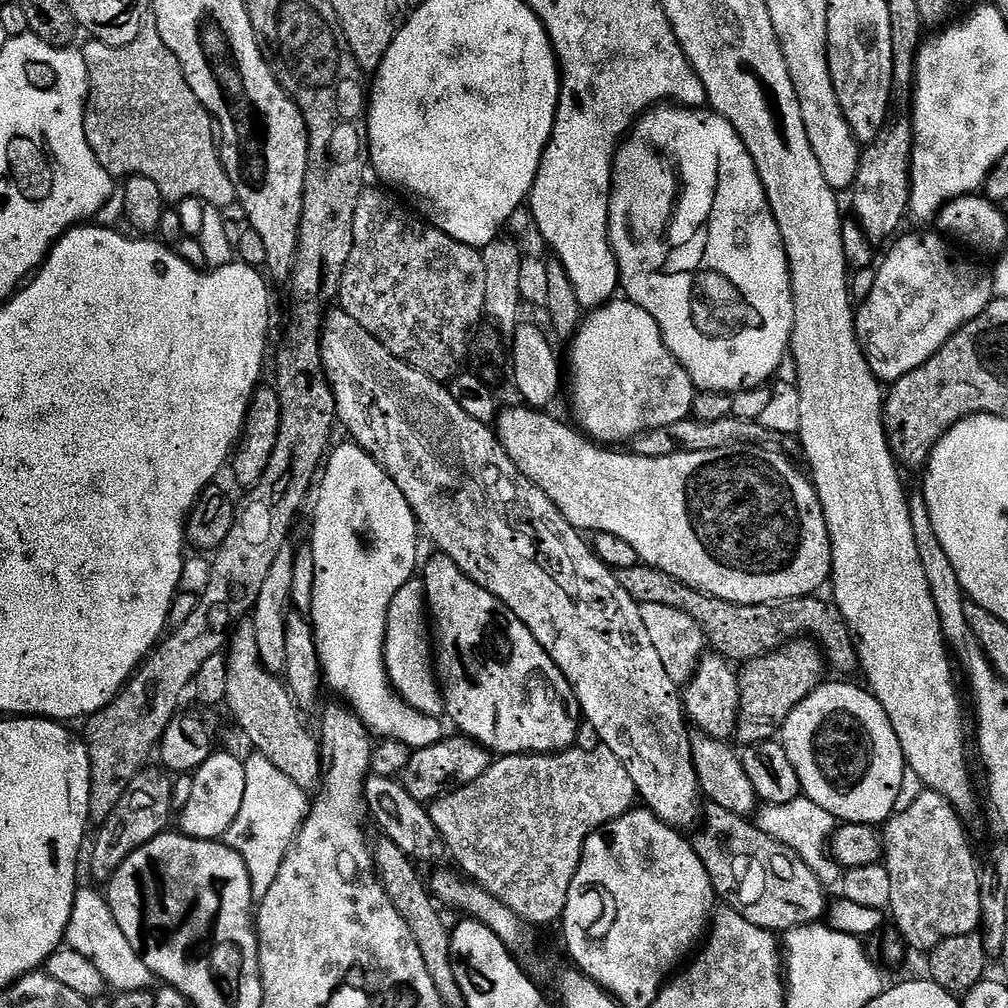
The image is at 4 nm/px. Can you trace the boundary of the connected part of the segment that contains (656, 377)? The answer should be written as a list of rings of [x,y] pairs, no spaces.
[[[616,298],[603,304],[600,308],[589,311],[583,317],[575,335],[571,337],[570,343],[572,343],[572,412],[576,415],[577,422],[575,421],[575,423],[578,425],[579,431],[585,437],[604,446],[620,446],[623,445],[620,444],[623,440],[628,442],[643,432],[653,431],[655,428],[671,427],[672,424],[678,423],[680,420],[687,420],[693,415],[692,403],[695,402],[696,396],[698,397],[698,392],[692,379],[664,345],[664,339],[658,330],[658,322],[654,322],[654,318],[650,318],[650,314],[646,314],[646,310],[642,310],[642,306],[638,306],[634,301],[627,298]]]

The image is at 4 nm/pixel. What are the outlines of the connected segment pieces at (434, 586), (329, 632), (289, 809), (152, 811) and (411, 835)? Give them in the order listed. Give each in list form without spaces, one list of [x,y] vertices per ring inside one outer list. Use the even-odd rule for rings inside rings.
[[[432,554],[432,557],[430,557],[429,560],[425,562],[425,564],[423,561],[422,572],[423,572],[423,568],[424,568],[424,573],[422,573],[422,579],[424,581],[424,594],[426,597],[426,608],[427,608],[427,611],[430,613],[431,623],[434,625],[434,628],[435,628],[434,623],[436,623],[436,628],[438,631],[440,631],[440,640],[442,643],[444,643],[445,650],[448,651],[449,662],[452,664],[456,664],[456,673],[454,673],[452,676],[452,680],[456,684],[447,685],[445,683],[442,688],[442,695],[444,698],[444,706],[446,709],[447,719],[449,718],[452,719],[453,722],[456,723],[458,727],[460,727],[457,729],[459,729],[459,731],[463,733],[463,735],[467,736],[469,740],[475,740],[476,743],[482,745],[484,748],[488,749],[489,753],[495,754],[497,757],[526,756],[529,754],[555,754],[557,752],[562,752],[573,747],[573,745],[577,743],[576,720],[574,717],[572,717],[571,710],[568,709],[568,700],[570,704],[570,689],[568,687],[568,681],[565,680],[564,675],[560,673],[558,669],[556,669],[556,663],[554,663],[553,660],[551,660],[551,658],[549,658],[549,656],[546,653],[544,653],[544,647],[542,647],[541,644],[539,644],[539,642],[537,642],[537,640],[534,637],[532,637],[532,635],[530,634],[530,630],[527,628],[527,626],[524,623],[522,623],[518,617],[512,615],[512,613],[509,612],[508,609],[505,608],[504,605],[500,603],[500,600],[498,598],[494,598],[486,590],[482,590],[482,586],[478,586],[475,582],[473,582],[473,580],[471,580],[470,578],[466,578],[464,575],[462,575],[461,572],[458,570],[458,568],[454,566],[454,562],[449,556],[445,556],[443,554]]]
[[[347,443],[337,448],[335,445],[327,453],[318,480],[320,497],[316,500],[316,517],[312,520],[310,547],[314,558],[314,594],[310,623],[320,659],[322,680],[341,696],[337,697],[355,712],[373,737],[401,740],[410,750],[434,746],[446,736],[441,721],[435,716],[424,716],[409,708],[393,692],[384,669],[384,630],[388,607],[394,594],[398,594],[405,582],[413,579],[415,572],[412,571],[418,568],[416,515],[408,508],[398,486],[394,486],[392,479],[384,473],[384,467],[359,444]]]
[[[252,754],[252,757],[247,757],[244,760],[244,769],[246,770],[246,798],[242,798],[242,810],[238,810],[238,818],[234,818],[234,826],[230,826],[226,843],[246,864],[253,897],[262,898],[270,890],[270,886],[274,886],[274,878],[278,878],[278,870],[282,870],[282,862],[286,858],[288,848],[296,839],[296,833],[304,825],[310,800],[309,797],[304,797],[307,795],[303,789],[294,786],[294,782],[290,782],[290,778],[286,778],[286,774],[282,774],[282,770],[274,766],[274,762],[270,762],[262,755]]]
[[[145,766],[137,773],[133,781],[126,787],[126,792],[122,796],[122,800],[115,806],[113,813],[98,828],[96,832],[96,845],[92,848],[92,876],[94,879],[101,880],[101,882],[111,880],[112,875],[118,870],[118,866],[122,866],[122,862],[126,862],[126,858],[131,852],[138,850],[146,842],[150,842],[156,836],[161,835],[169,827],[168,819],[171,816],[173,819],[174,816],[174,808],[172,812],[173,777],[167,771],[161,770],[159,767],[157,768]]]
[[[372,776],[365,780],[364,803],[367,815],[371,819],[373,816],[377,826],[384,831],[381,832],[383,839],[394,842],[394,846],[398,846],[398,850],[402,850],[409,860],[423,865],[446,856],[444,841],[434,826],[431,811],[421,801],[415,800],[397,779]]]

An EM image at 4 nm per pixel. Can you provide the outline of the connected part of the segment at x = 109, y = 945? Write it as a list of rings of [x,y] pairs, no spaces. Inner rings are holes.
[[[81,887],[76,893],[66,944],[82,958],[88,958],[98,968],[98,974],[102,974],[105,985],[109,989],[116,988],[117,993],[143,992],[153,987],[154,977],[150,970],[146,970],[146,962],[134,954],[134,946],[130,946],[130,942],[126,942],[126,934],[118,930],[118,922],[114,922],[107,899],[92,888]]]

